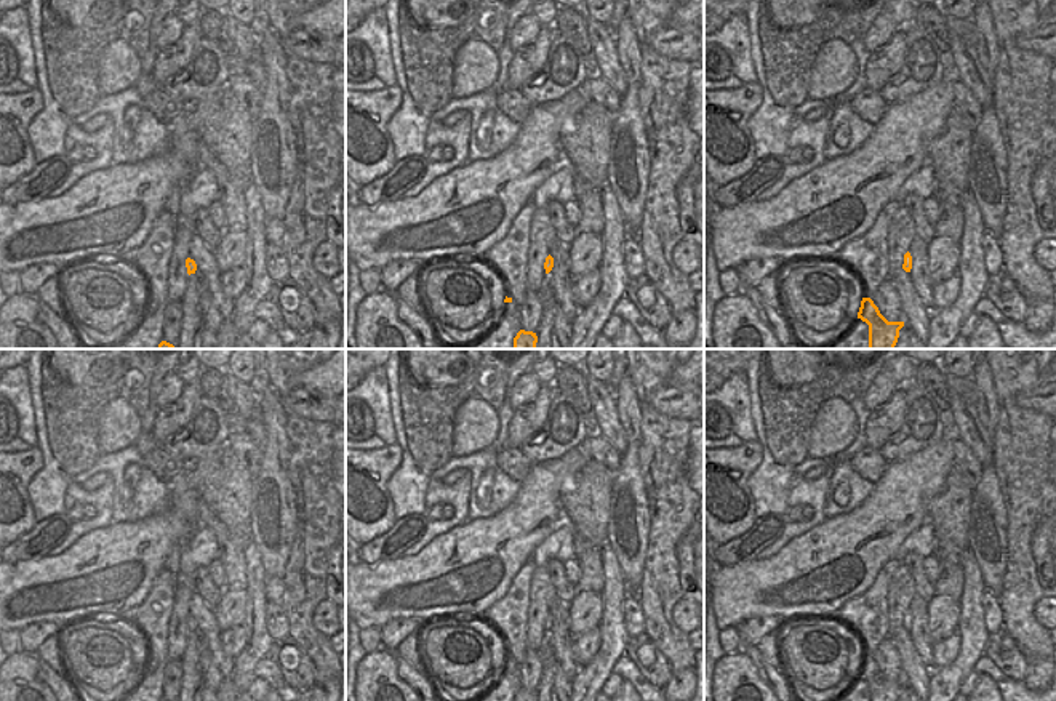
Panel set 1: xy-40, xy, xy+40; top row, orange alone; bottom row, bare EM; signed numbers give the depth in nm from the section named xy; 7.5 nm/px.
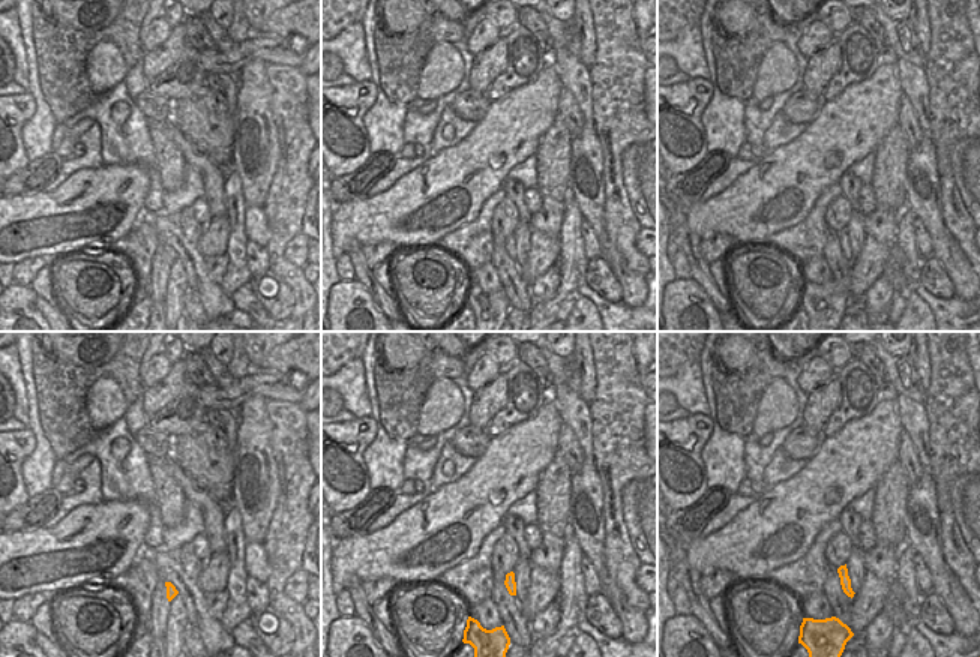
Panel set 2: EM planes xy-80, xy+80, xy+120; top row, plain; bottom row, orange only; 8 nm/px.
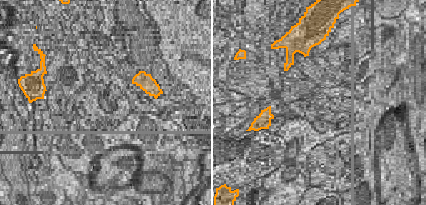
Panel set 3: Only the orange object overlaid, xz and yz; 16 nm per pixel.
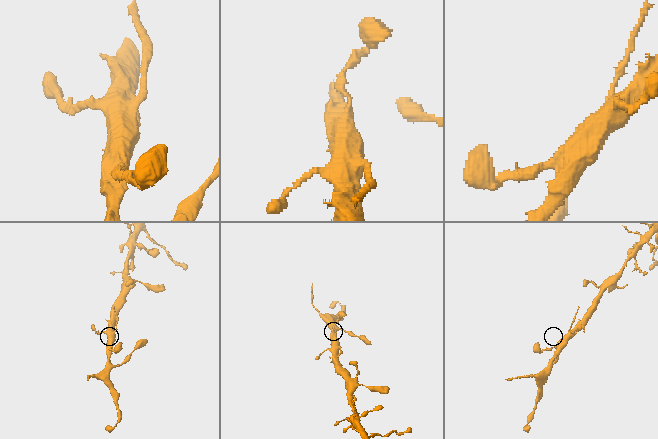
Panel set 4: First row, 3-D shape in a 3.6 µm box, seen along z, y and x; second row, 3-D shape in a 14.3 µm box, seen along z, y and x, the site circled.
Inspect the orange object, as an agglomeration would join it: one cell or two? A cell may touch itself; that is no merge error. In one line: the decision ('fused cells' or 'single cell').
single cell

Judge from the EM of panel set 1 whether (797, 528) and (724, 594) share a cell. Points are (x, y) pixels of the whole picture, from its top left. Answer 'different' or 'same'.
different

